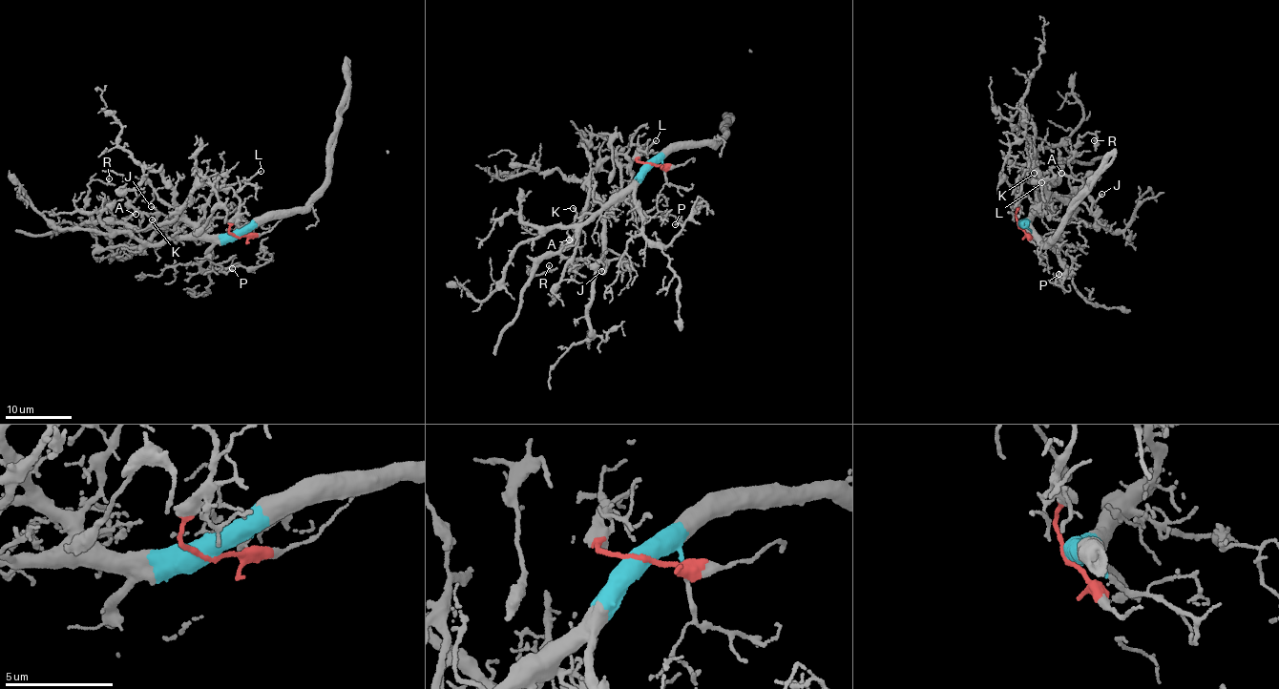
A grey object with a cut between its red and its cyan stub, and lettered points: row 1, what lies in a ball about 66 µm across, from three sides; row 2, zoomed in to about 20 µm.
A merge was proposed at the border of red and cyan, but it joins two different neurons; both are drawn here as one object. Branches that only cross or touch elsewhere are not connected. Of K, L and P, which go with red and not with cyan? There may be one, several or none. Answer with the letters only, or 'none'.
L

